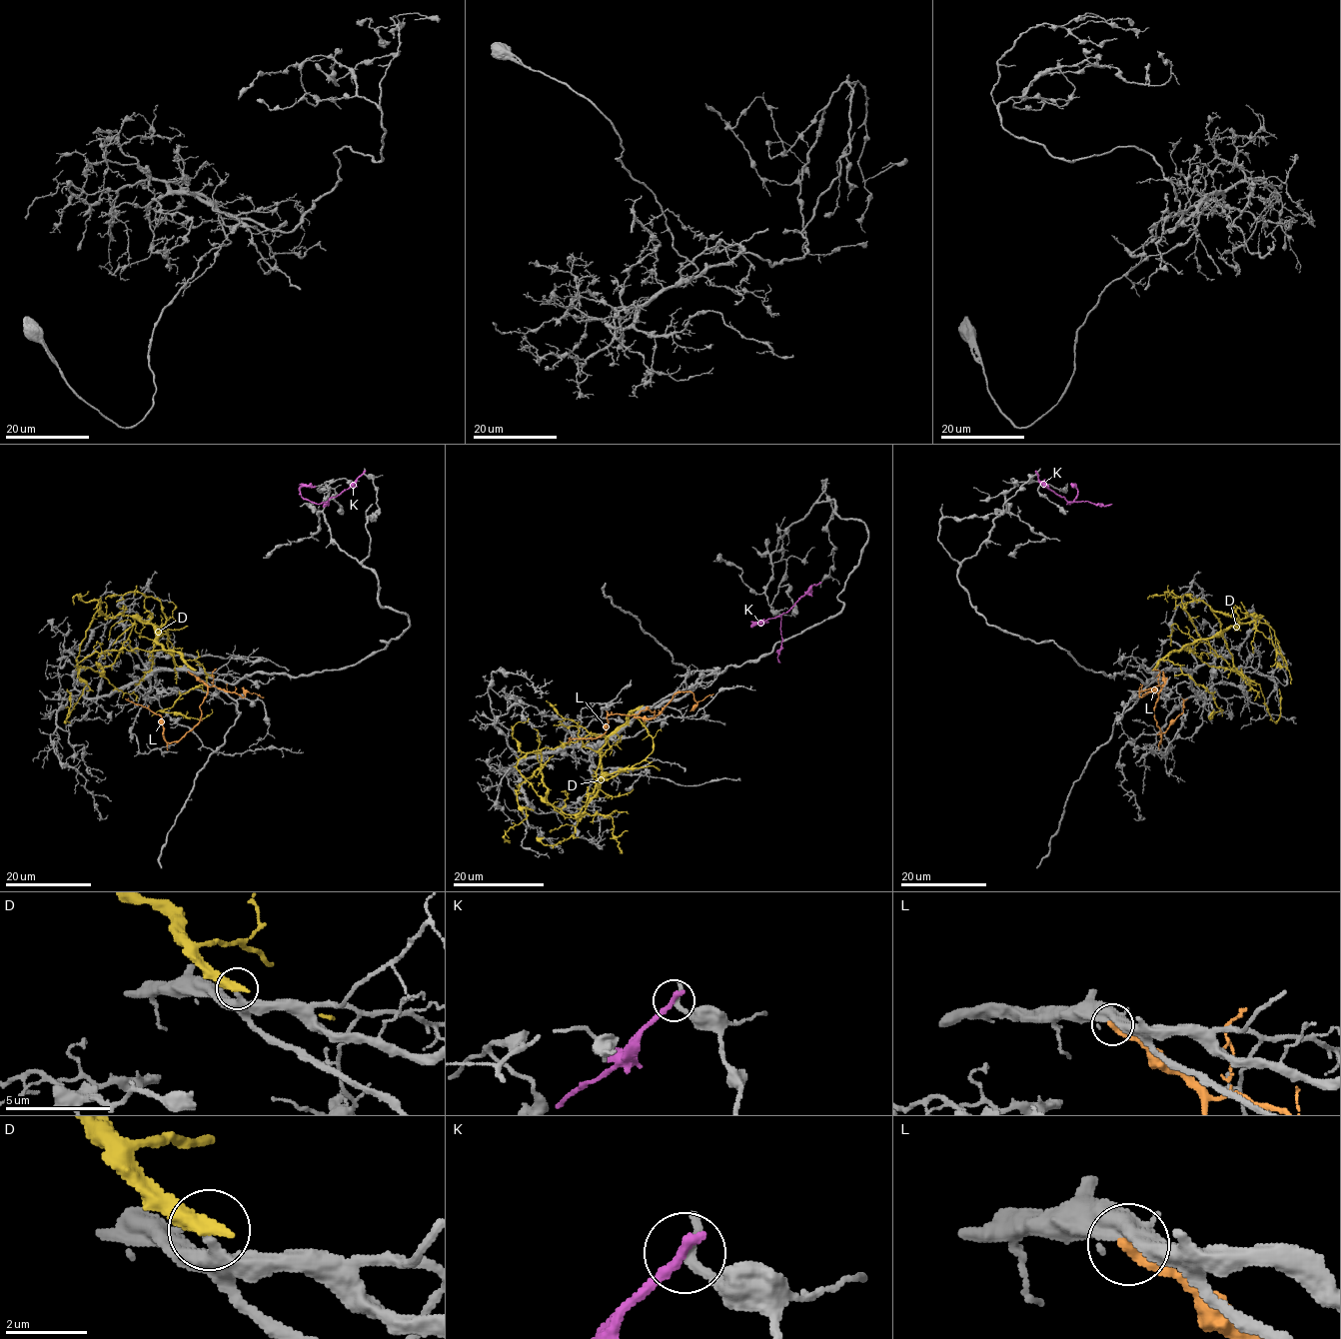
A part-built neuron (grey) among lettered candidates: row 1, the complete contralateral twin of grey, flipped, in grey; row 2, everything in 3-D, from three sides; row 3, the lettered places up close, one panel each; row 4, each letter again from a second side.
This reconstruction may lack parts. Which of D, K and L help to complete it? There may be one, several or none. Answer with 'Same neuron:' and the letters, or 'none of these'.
Same neuron: none of these

